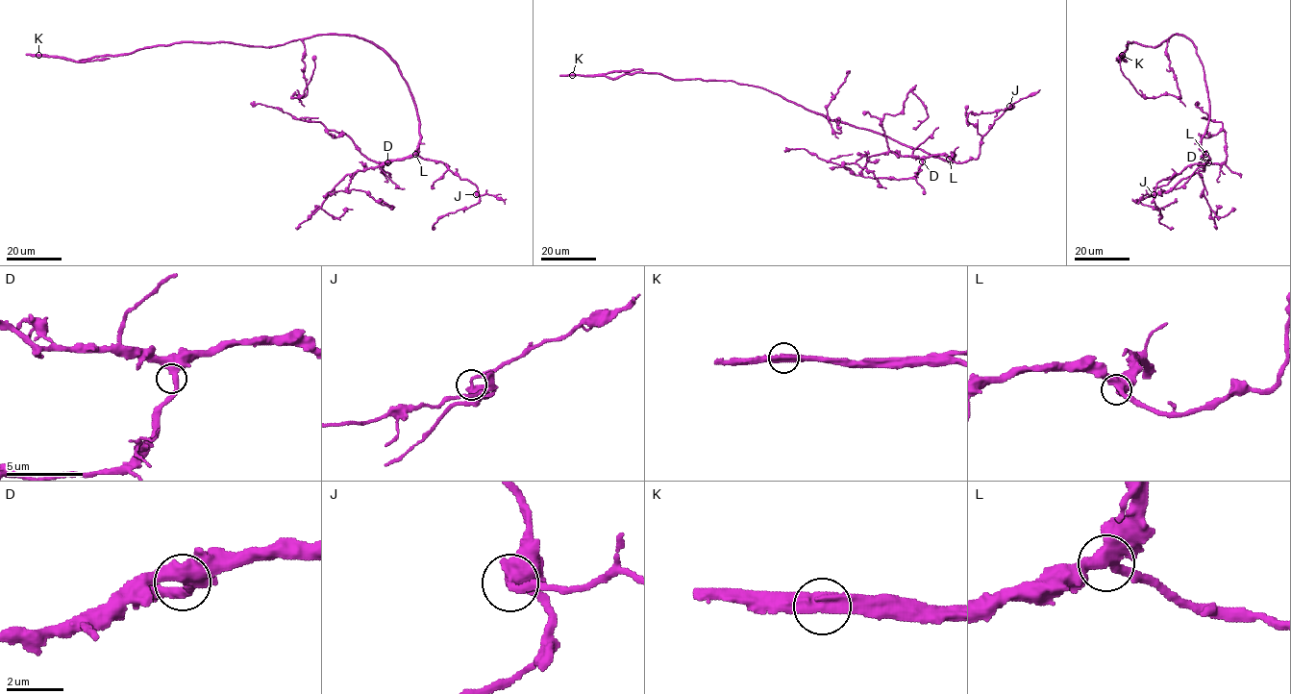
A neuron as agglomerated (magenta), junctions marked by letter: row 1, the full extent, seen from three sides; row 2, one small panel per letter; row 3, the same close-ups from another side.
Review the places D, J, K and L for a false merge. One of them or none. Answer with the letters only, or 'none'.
K

